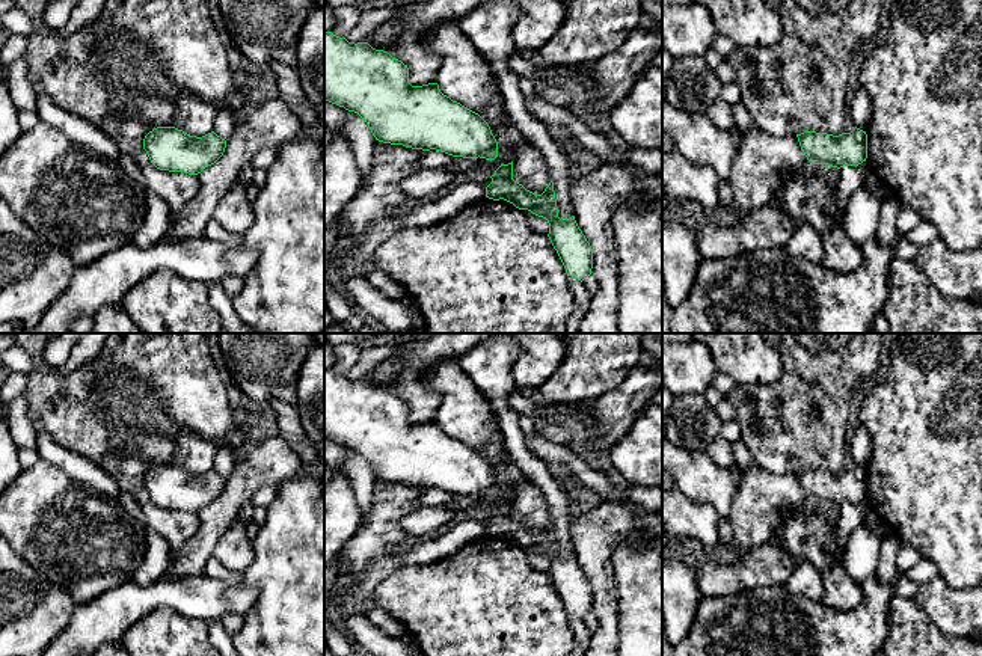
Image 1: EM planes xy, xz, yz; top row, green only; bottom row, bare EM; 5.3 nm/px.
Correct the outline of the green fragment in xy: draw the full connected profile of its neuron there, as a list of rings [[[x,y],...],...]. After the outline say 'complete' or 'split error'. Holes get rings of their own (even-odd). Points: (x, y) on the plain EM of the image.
[[[157,464],[143,477],[143,487],[160,508],[198,513],[225,490],[226,478],[214,469],[196,475],[175,464]]]; complete

